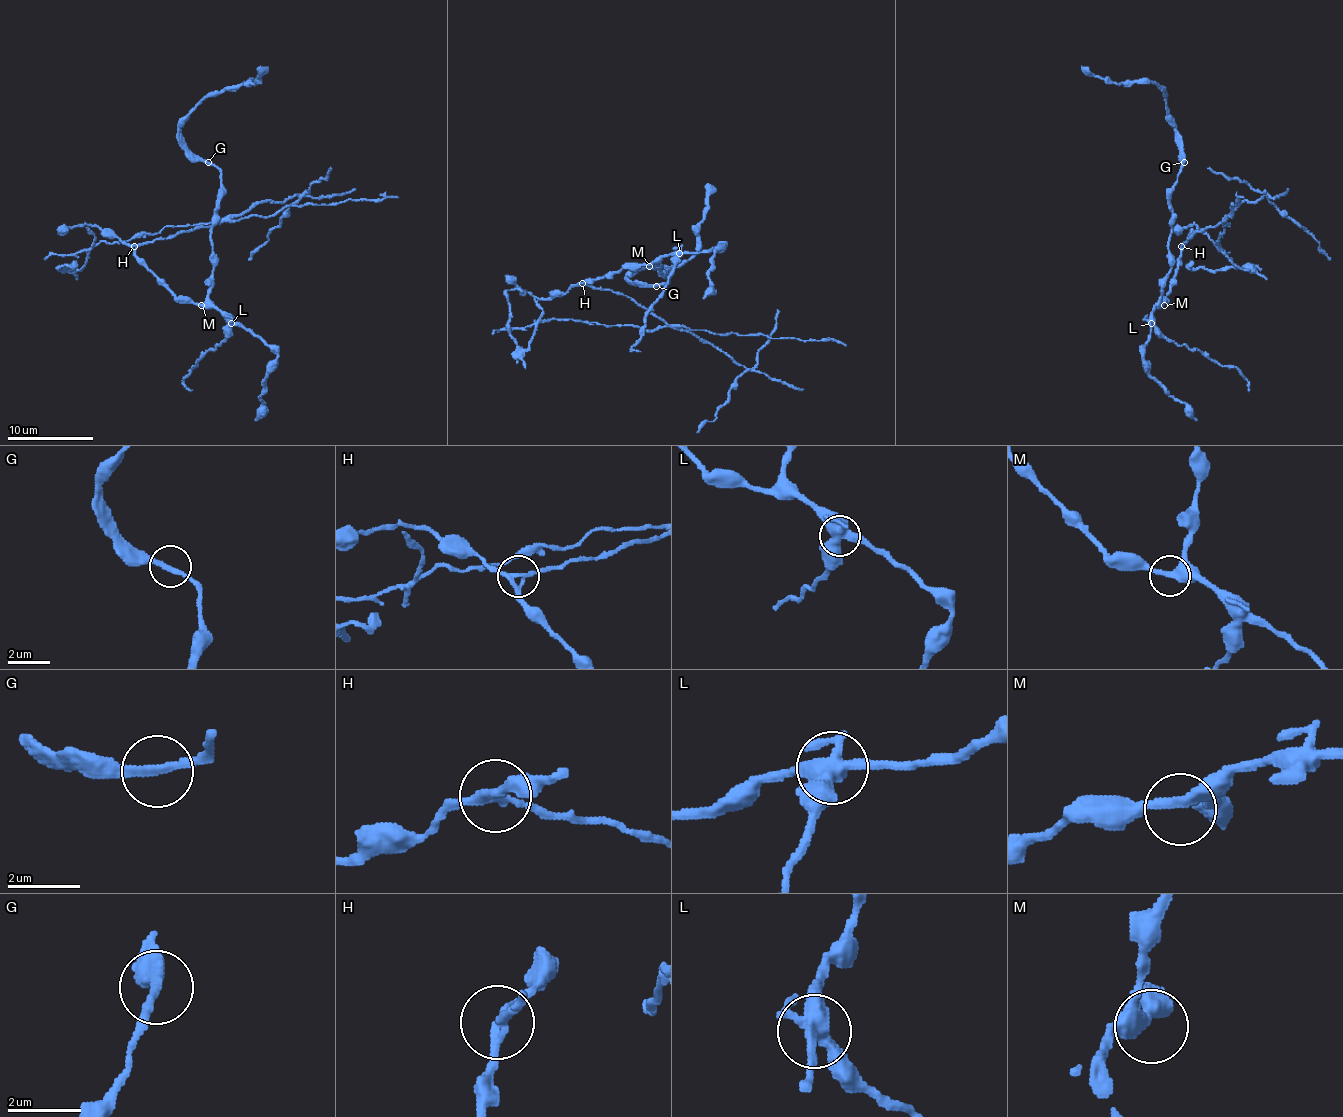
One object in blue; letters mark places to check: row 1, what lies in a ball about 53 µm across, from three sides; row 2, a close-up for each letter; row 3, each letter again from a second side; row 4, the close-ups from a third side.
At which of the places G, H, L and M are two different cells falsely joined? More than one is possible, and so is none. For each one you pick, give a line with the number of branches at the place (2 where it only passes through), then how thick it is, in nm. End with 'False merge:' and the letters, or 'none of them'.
H: 3 branches meet; 200 nm thick
L: 4 branches meet; 460 nm thick
False merge: H, L

